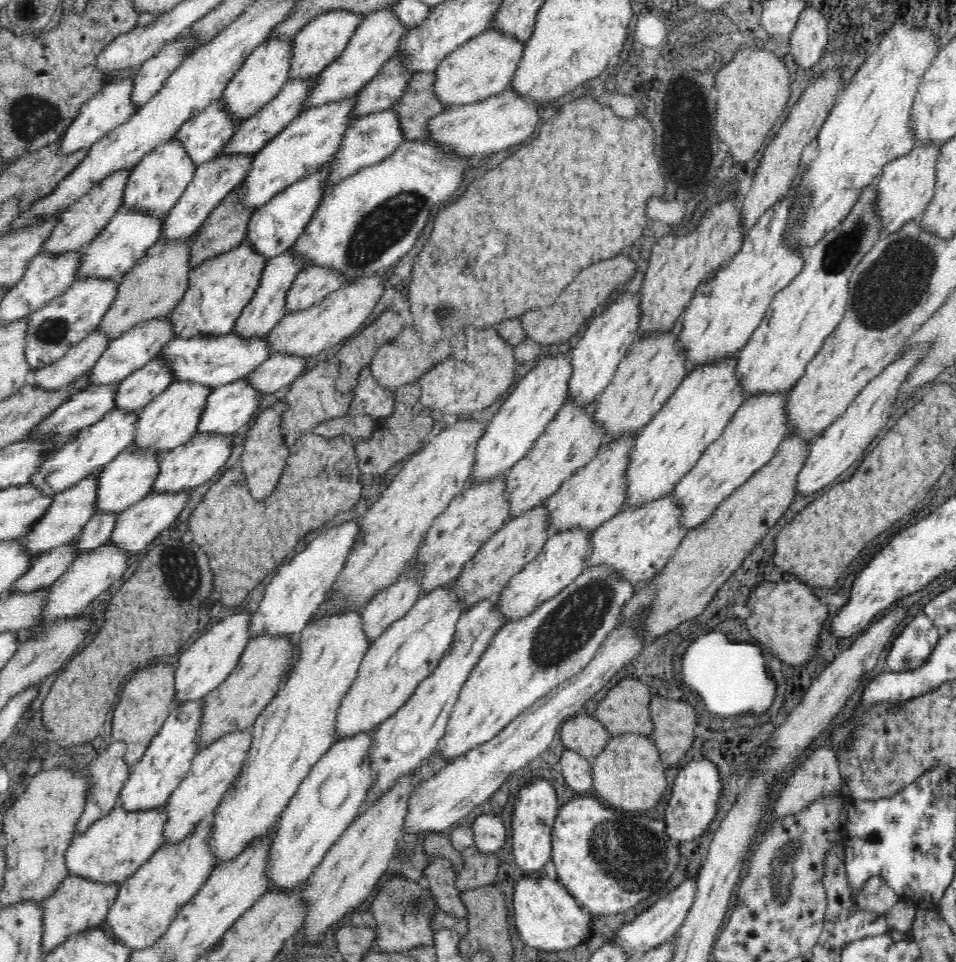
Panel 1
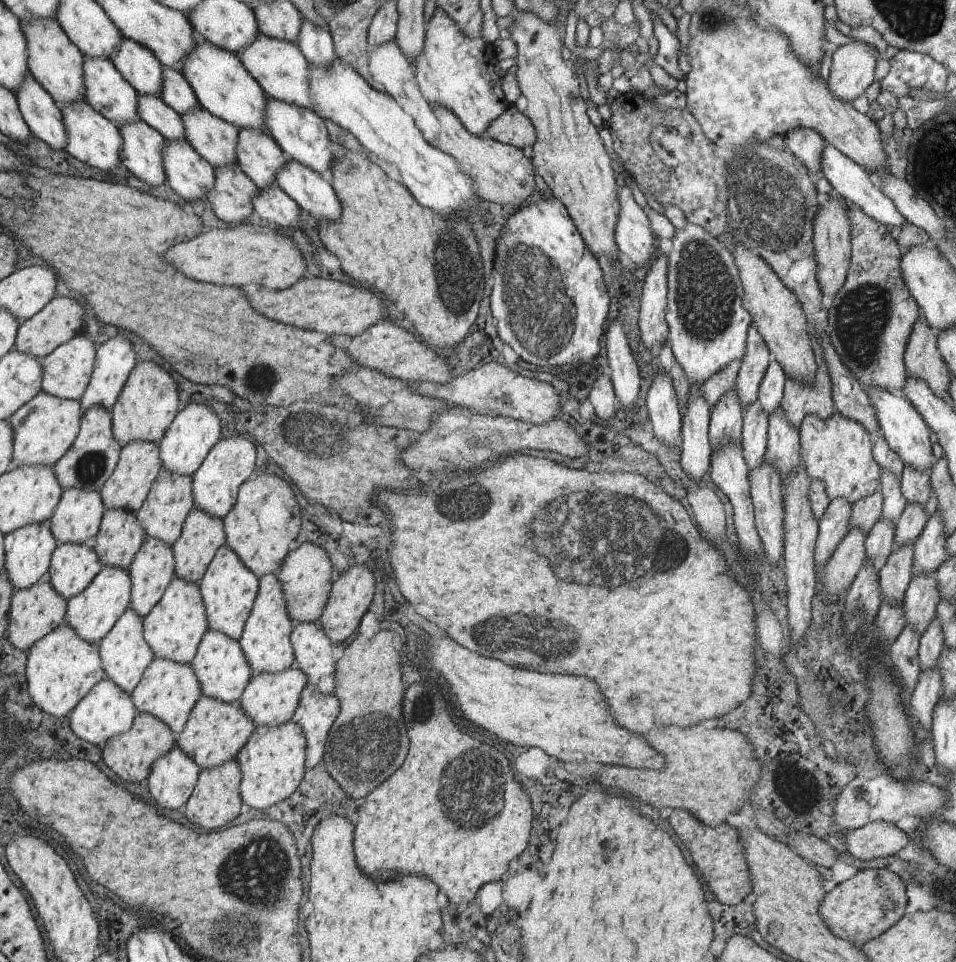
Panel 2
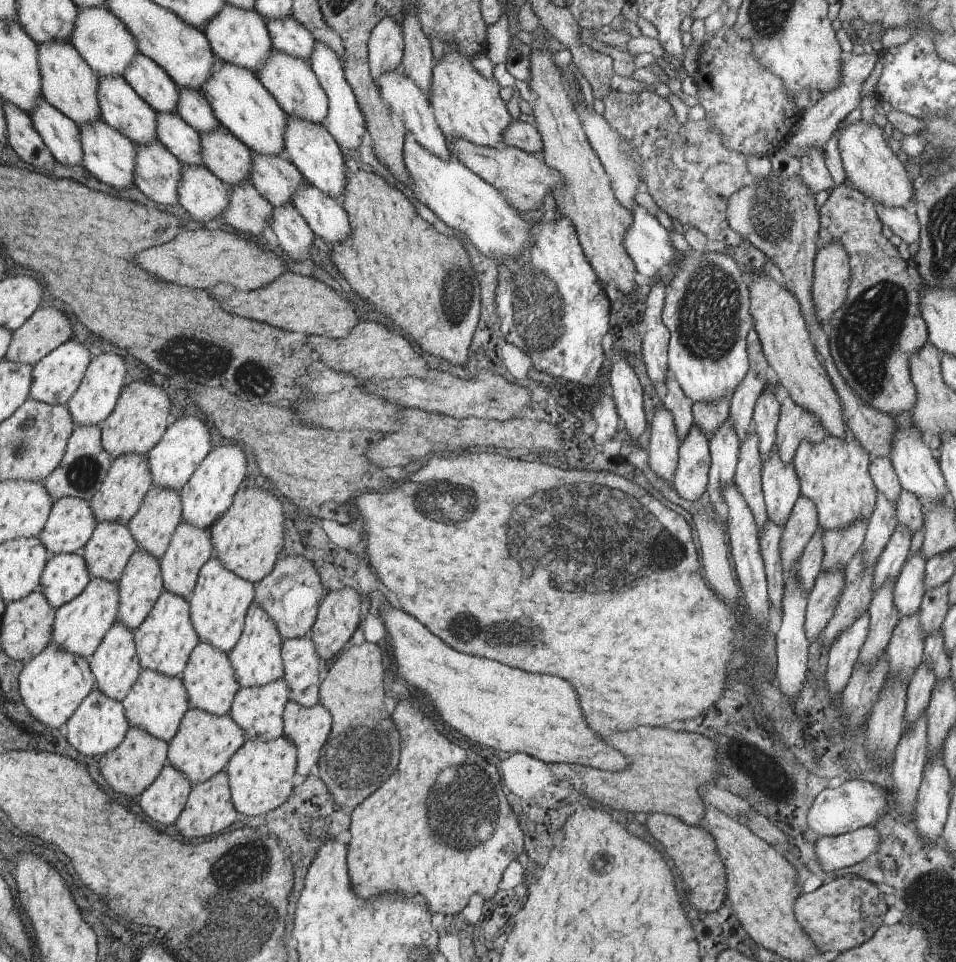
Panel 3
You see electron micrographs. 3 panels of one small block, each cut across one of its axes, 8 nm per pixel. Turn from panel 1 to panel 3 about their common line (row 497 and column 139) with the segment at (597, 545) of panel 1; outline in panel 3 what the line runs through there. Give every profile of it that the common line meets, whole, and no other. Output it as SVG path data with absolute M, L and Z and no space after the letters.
M116 622L89 662L94 678L97 679L96 689L112 700L124 701L143 670L134 643L134 631Z

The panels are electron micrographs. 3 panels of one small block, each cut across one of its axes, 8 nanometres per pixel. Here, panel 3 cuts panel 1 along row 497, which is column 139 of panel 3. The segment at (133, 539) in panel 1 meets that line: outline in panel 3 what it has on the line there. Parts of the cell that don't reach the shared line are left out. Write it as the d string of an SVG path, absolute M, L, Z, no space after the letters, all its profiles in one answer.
M158 140L152 145L137 146L135 182L138 189L156 204L179 204L181 163Z

